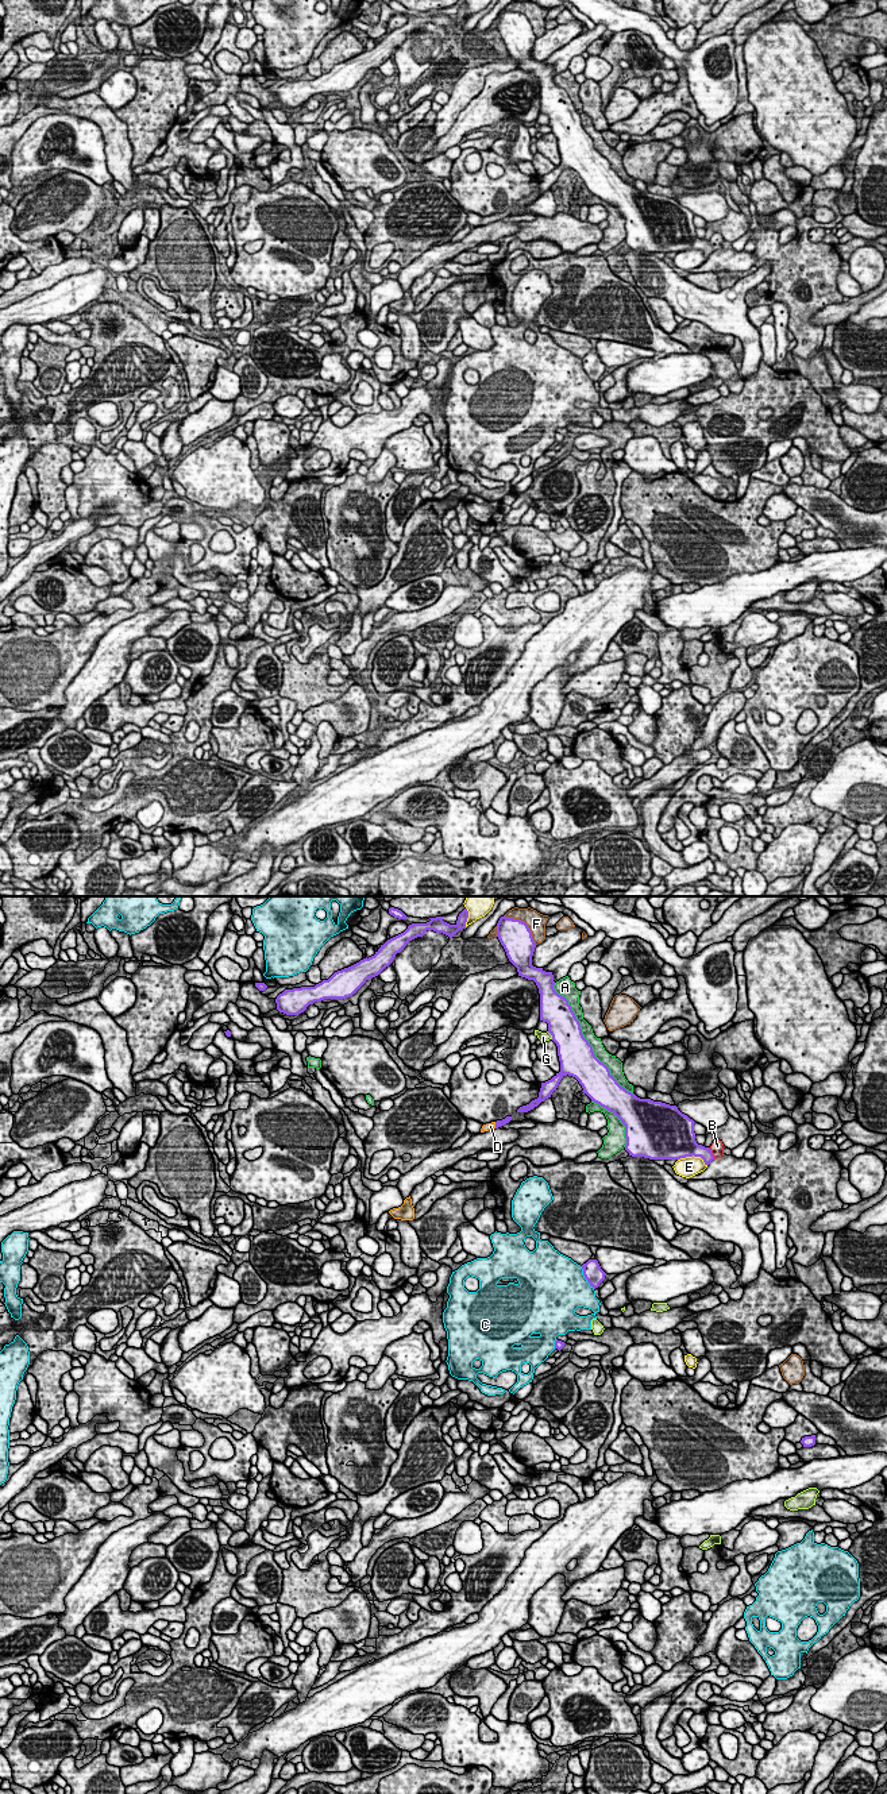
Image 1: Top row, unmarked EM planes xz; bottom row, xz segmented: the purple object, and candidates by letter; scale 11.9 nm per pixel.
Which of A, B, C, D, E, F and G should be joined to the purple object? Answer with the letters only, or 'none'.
D

